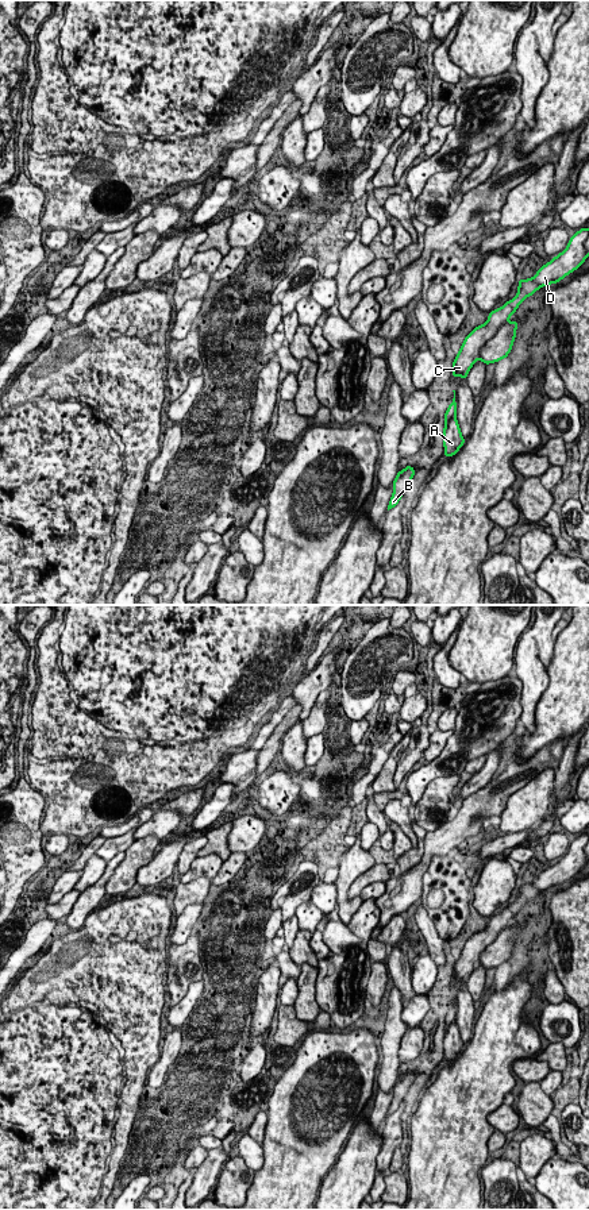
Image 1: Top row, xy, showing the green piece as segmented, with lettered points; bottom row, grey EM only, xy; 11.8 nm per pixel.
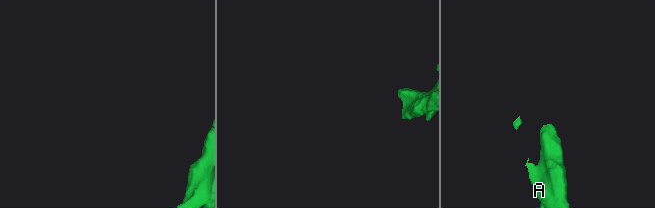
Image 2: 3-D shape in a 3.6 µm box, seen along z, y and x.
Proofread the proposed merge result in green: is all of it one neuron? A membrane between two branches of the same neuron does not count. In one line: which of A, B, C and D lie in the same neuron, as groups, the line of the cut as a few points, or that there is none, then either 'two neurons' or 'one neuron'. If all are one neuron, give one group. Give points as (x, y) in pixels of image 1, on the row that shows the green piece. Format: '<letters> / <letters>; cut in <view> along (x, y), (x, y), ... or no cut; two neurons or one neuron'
A / B C D; cut in xy along (454, 416), (443, 434); two neurons

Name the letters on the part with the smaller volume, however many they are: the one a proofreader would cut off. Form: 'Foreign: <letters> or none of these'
Foreign: A

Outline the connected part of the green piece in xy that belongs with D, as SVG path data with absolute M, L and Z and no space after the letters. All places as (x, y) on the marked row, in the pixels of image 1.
M582 227L570 236L567 247L543 265L528 280L519 280L517 294L501 308L489 313L485 324L476 327L463 340L459 352L453 362L451 377L467 379L467 373L477 359L485 365L496 363L508 357L512 350L519 321L509 323L524 298L532 296L544 285L561 282L567 274L577 270L589 257L589 230Z

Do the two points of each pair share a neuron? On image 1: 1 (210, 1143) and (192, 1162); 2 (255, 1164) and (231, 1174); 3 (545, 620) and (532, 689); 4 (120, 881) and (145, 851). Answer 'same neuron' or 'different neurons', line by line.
1: same neuron
2: same neuron
3: same neuron
4: same neuron

